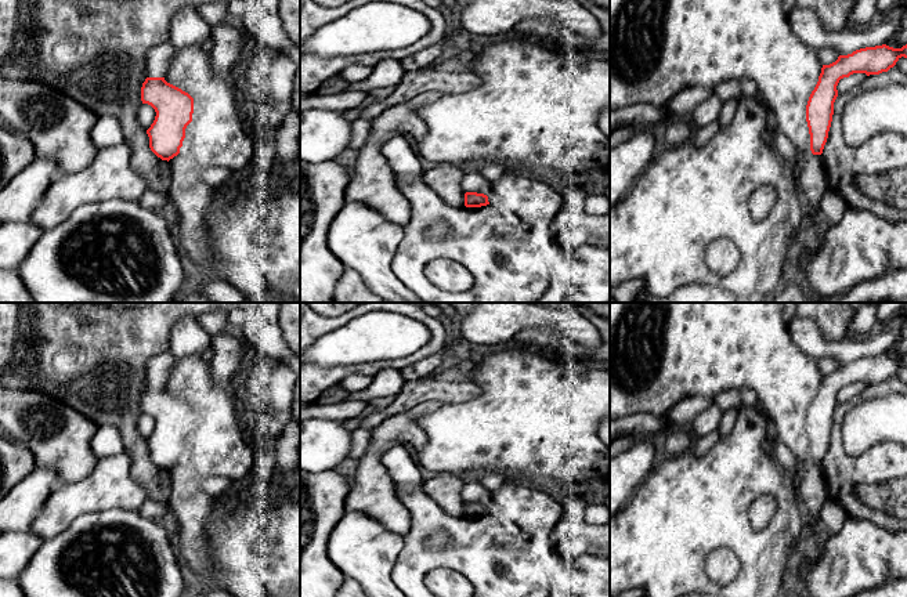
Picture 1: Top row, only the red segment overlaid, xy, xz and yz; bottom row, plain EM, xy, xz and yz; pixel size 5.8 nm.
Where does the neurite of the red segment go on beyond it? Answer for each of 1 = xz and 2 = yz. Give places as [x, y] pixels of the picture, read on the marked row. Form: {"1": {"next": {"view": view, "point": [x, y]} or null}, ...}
{"1": {"next": null}, "2": {"next": null}}

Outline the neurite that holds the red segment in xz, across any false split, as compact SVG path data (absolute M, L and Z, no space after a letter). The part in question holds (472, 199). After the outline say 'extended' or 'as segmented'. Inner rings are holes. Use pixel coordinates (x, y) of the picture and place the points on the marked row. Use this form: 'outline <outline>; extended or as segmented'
outline M477 192L465 193L465 206L466 207L481 207L489 205L488 196Z; as segmented

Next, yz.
outline M882 44L839 55L835 62L823 65L819 82L806 105L806 122L813 155L821 155L827 142L839 80L853 73L870 76L888 72L901 57L907 58L907 44L901 48Z; as segmented

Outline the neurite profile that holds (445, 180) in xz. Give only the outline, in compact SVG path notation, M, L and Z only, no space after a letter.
M438 164L423 173L423 181L448 206L463 207L466 193L462 188L463 174L459 166Z

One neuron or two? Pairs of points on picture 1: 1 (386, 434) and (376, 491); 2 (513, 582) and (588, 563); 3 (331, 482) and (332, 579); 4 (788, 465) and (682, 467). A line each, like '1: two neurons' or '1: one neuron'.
1: one neuron
2: two neurons
3: one neuron
4: two neurons

